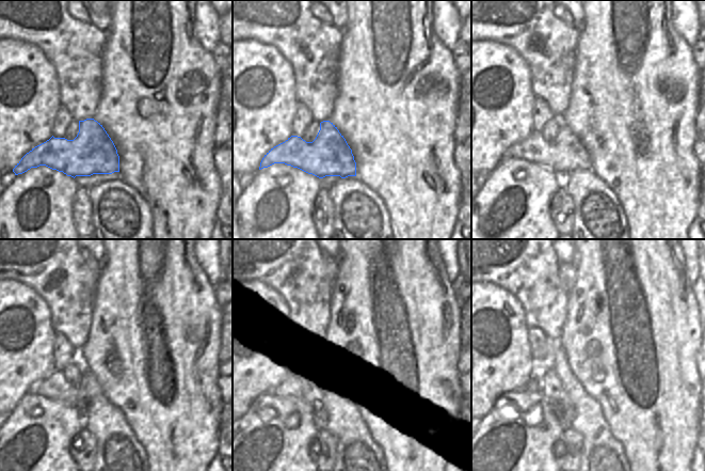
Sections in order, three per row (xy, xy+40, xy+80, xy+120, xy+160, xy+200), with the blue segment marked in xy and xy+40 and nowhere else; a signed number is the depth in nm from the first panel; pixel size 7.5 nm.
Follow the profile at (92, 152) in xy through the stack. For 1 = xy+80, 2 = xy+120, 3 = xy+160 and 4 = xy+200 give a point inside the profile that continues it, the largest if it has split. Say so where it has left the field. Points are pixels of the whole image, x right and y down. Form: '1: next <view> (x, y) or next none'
1: next xy+80 (565, 153)
2: next xy+120 (54, 386)
3: next xy+160 (292, 386)
4: next xy+200 (533, 385)

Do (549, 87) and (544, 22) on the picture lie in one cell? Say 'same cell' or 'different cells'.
same cell

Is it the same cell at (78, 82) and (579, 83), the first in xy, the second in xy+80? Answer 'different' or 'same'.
different

